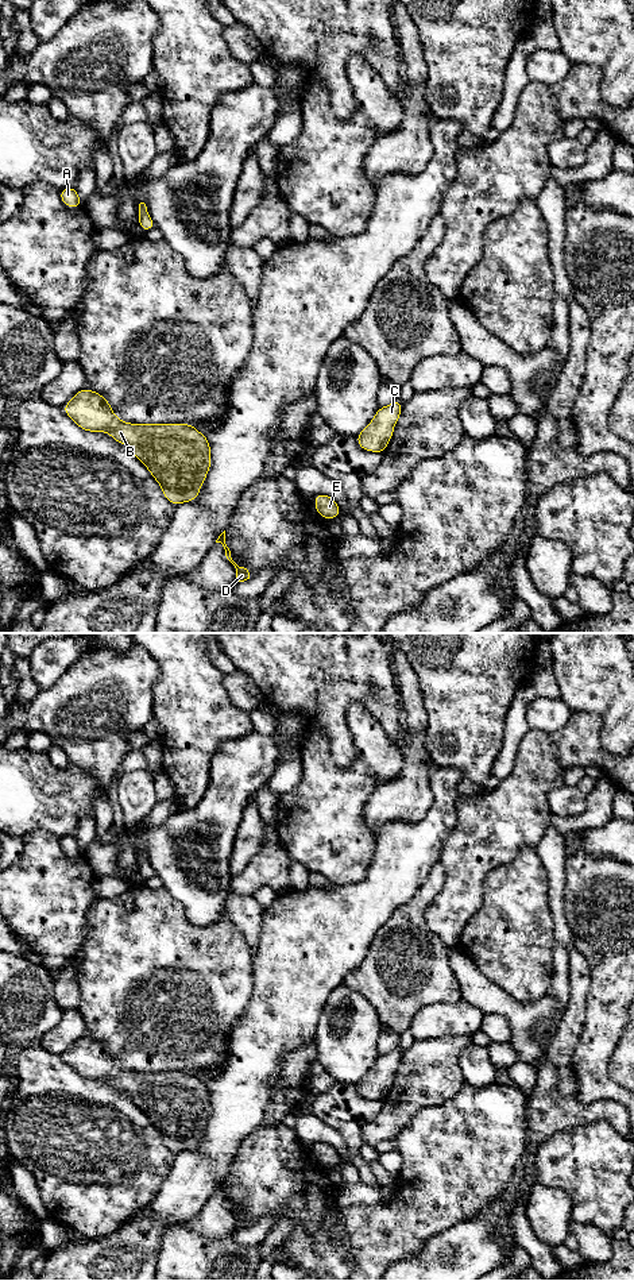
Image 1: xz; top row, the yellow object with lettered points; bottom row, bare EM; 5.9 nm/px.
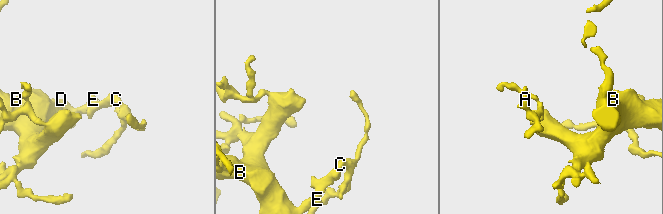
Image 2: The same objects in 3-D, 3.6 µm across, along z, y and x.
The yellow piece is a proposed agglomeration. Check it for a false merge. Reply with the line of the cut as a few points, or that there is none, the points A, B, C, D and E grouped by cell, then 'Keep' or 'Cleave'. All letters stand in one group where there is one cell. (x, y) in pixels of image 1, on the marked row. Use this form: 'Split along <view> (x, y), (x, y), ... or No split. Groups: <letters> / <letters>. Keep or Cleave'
No split. Groups: A B C D E. Keep

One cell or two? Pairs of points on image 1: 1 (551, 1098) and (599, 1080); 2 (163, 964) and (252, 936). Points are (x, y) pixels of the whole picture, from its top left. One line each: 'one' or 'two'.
1: two
2: two

